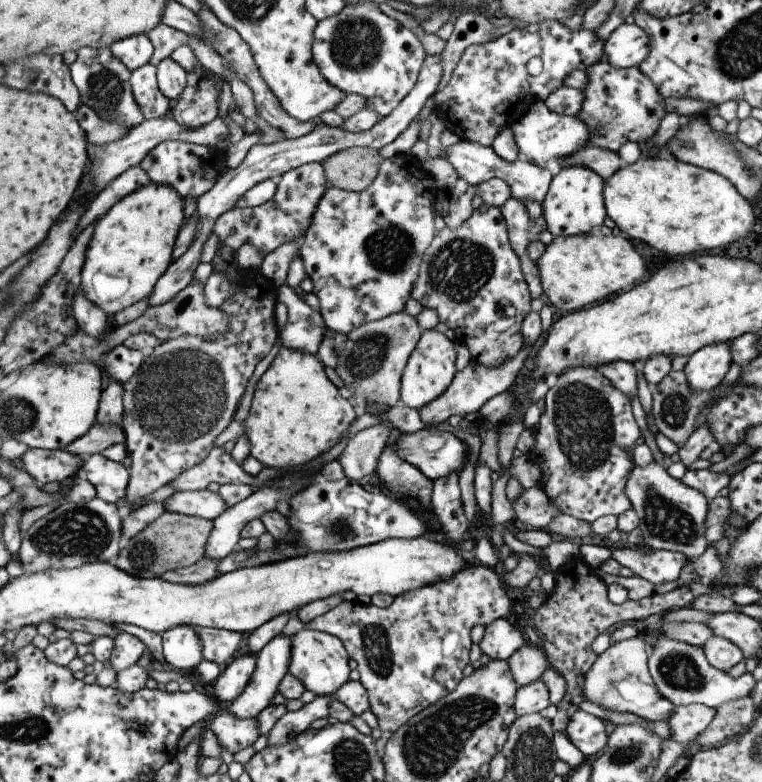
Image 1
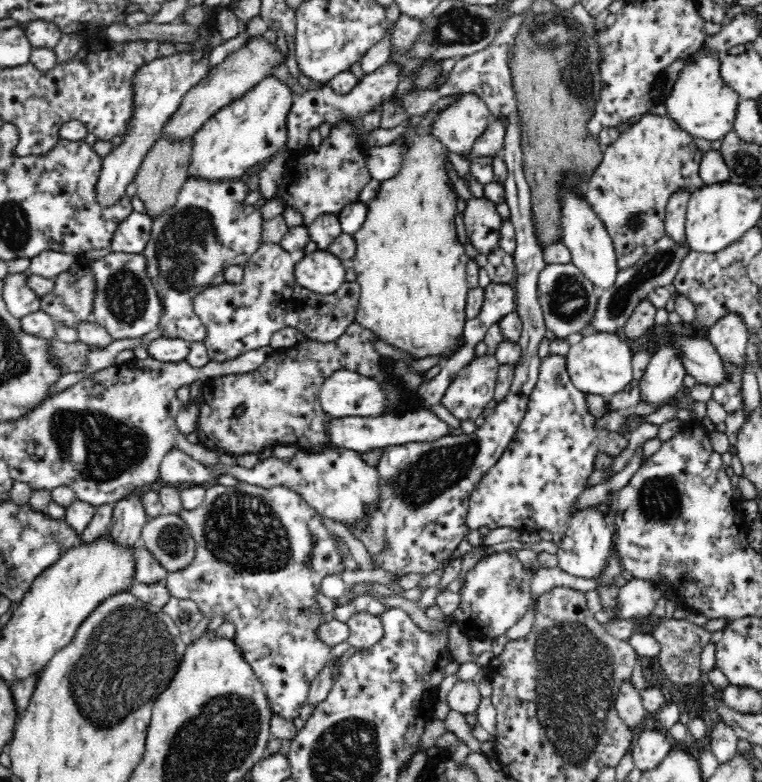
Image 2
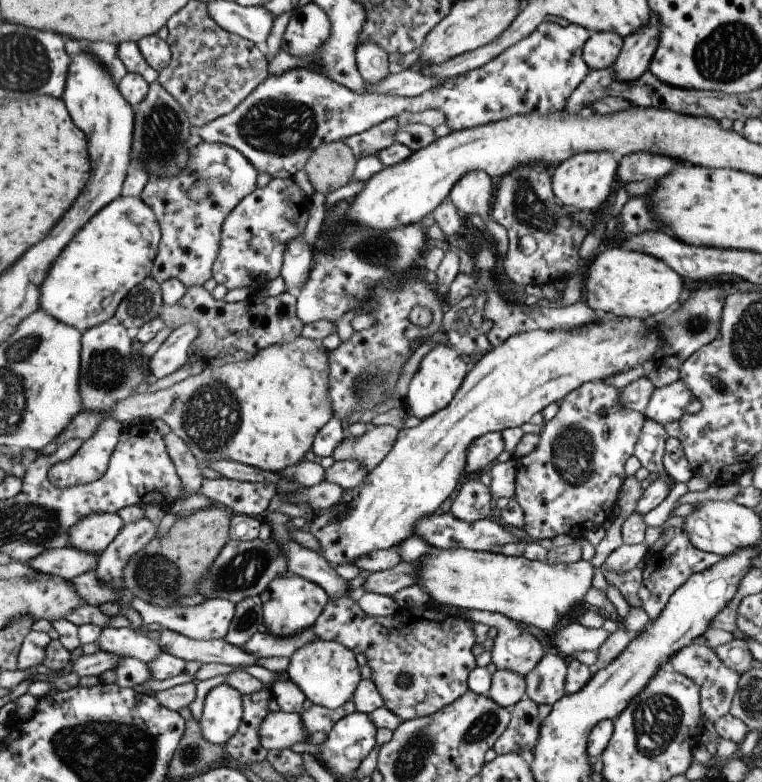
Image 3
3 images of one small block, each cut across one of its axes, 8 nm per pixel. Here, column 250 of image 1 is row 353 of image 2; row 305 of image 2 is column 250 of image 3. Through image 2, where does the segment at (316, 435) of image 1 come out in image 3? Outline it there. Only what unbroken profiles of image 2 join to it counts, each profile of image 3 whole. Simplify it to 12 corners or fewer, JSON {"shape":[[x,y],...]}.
{"shape":[[299,335],[109,418],[160,418],[199,462],[279,473],[333,416]]}

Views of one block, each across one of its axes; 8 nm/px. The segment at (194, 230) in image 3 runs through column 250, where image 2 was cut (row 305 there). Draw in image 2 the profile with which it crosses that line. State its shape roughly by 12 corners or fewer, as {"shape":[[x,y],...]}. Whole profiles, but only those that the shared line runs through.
{"shape":[[189,176],[142,253],[164,337],[203,342],[192,309],[258,250],[242,179]]}

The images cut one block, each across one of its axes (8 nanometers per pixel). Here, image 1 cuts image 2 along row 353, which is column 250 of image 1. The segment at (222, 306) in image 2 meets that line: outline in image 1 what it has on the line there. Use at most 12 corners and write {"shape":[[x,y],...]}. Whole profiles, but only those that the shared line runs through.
{"shape":[[321,163],[278,177],[252,208],[219,214],[212,232],[263,257],[300,244],[325,186]]}

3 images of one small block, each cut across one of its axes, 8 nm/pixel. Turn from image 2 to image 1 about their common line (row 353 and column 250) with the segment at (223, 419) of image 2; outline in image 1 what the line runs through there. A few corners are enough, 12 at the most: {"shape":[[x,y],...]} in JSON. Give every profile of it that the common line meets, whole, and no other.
{"shape":[[237,282],[216,340],[159,343],[121,383],[131,511],[209,454],[277,340],[278,287]]}

